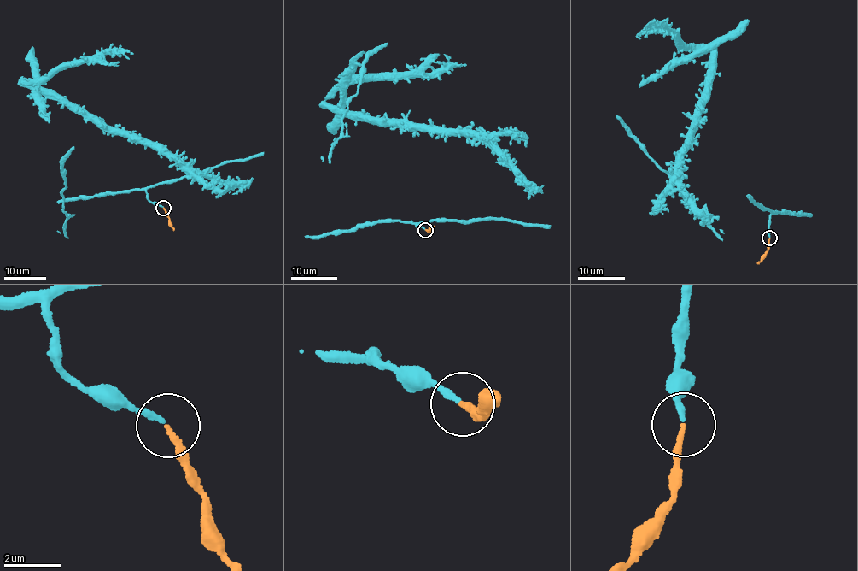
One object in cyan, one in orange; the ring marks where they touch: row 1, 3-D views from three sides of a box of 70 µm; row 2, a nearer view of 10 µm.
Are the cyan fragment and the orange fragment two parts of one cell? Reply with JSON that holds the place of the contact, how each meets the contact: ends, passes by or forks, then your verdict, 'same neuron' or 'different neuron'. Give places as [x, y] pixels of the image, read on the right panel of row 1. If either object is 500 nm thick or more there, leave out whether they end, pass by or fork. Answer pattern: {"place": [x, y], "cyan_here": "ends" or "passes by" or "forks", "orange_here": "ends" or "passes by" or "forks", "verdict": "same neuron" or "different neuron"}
{"place": [769, 238], "cyan_here": "ends", "orange_here": "ends", "verdict": "same neuron"}

